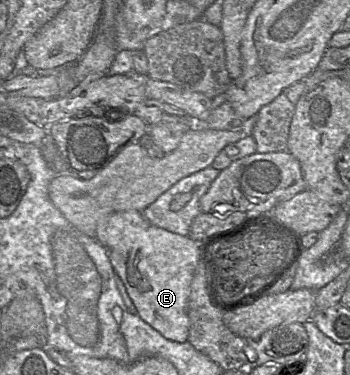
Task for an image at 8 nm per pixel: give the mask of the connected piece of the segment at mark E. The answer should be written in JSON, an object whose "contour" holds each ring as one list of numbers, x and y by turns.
{"contour":[[136,210,116,212,101,220,95,238,106,248,114,272,121,278,139,317,168,340,183,343,189,336,188,299,198,262,202,259,201,244,150,223]]}

